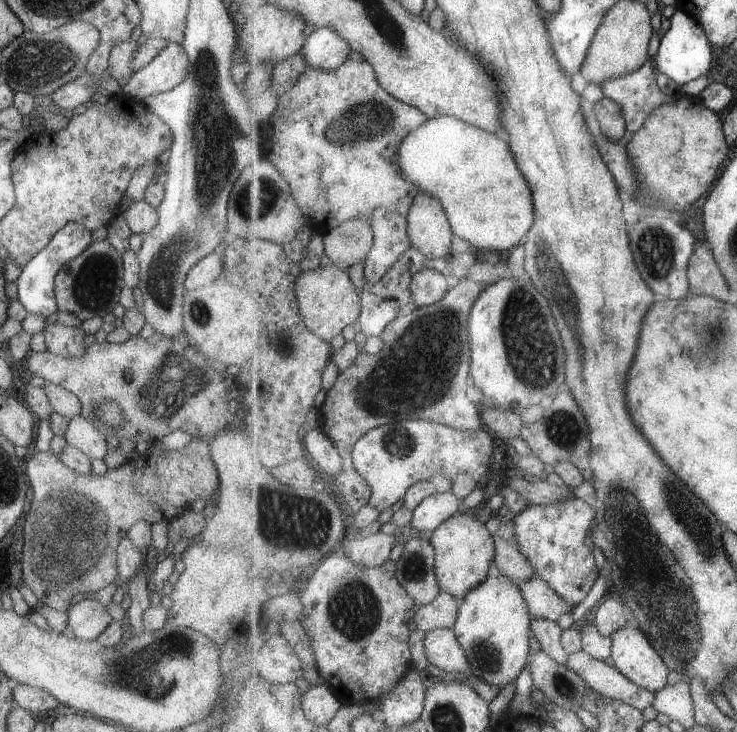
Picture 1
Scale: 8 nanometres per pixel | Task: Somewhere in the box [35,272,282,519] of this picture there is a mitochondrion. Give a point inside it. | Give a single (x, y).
(160, 388)

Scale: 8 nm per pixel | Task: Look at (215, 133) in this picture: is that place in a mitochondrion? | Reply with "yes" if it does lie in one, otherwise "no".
yes

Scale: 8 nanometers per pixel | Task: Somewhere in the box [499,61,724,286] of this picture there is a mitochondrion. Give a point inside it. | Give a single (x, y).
(655, 245)

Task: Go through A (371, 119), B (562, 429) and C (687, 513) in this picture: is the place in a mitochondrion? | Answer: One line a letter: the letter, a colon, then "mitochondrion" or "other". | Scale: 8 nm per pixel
A: mitochondrion
B: mitochondrion
C: mitochondrion

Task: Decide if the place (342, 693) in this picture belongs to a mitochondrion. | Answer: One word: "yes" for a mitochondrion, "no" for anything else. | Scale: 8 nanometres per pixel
no

